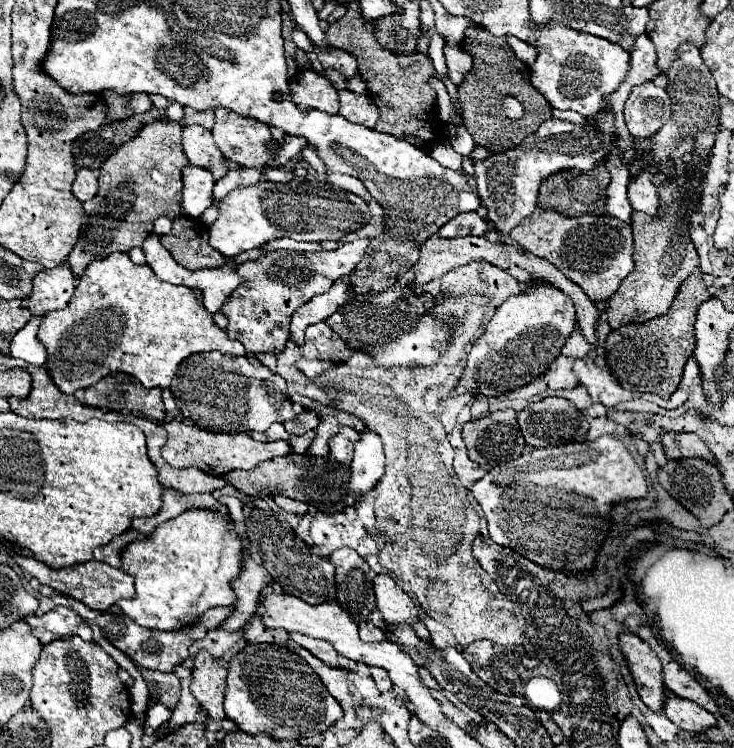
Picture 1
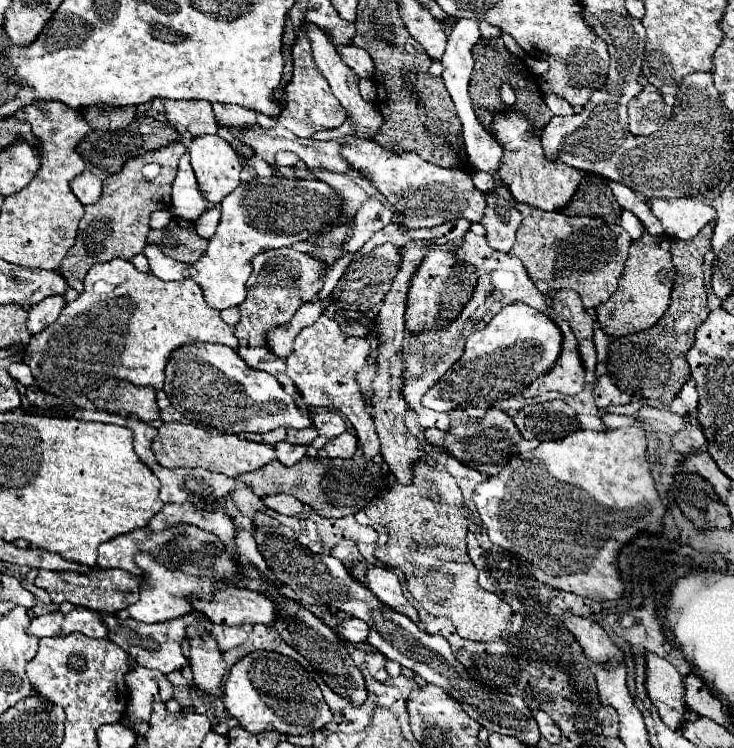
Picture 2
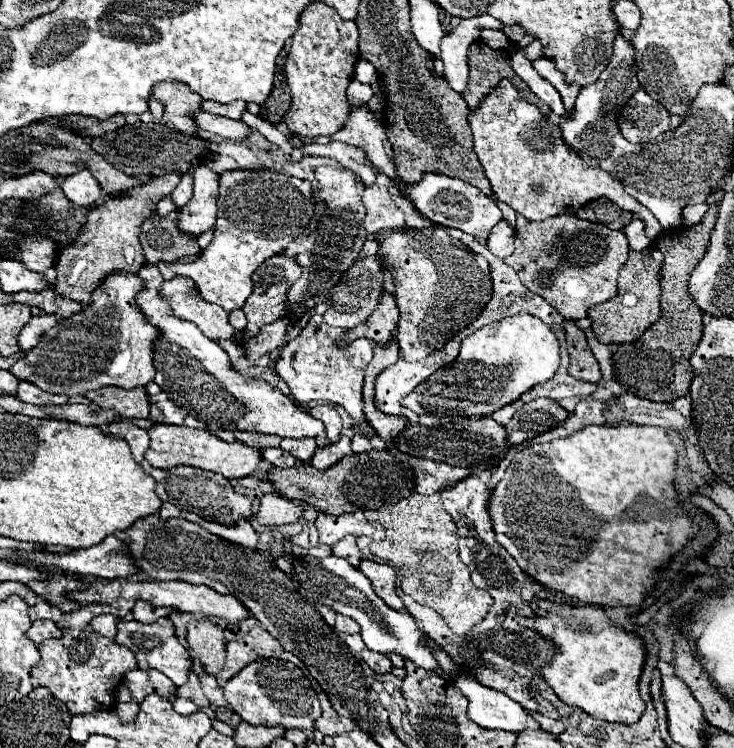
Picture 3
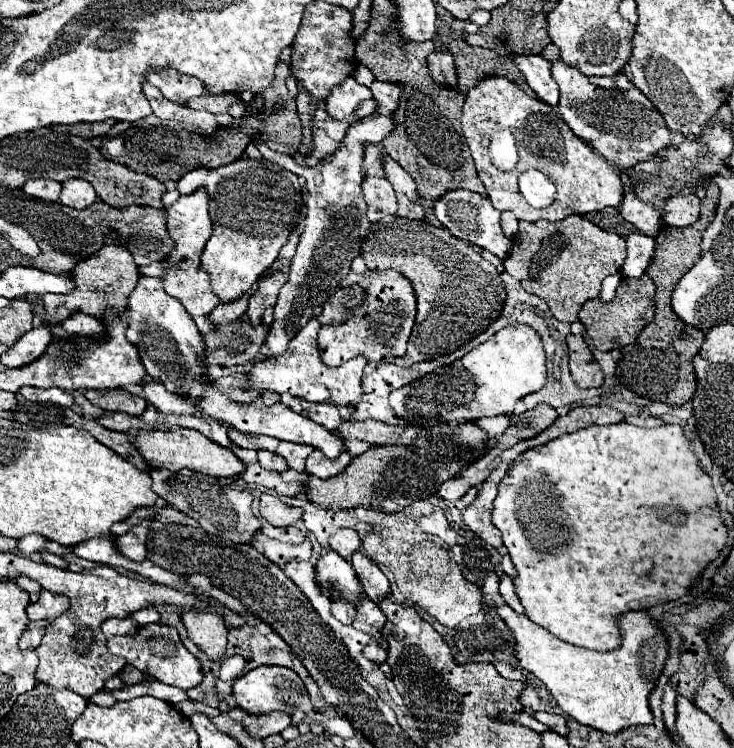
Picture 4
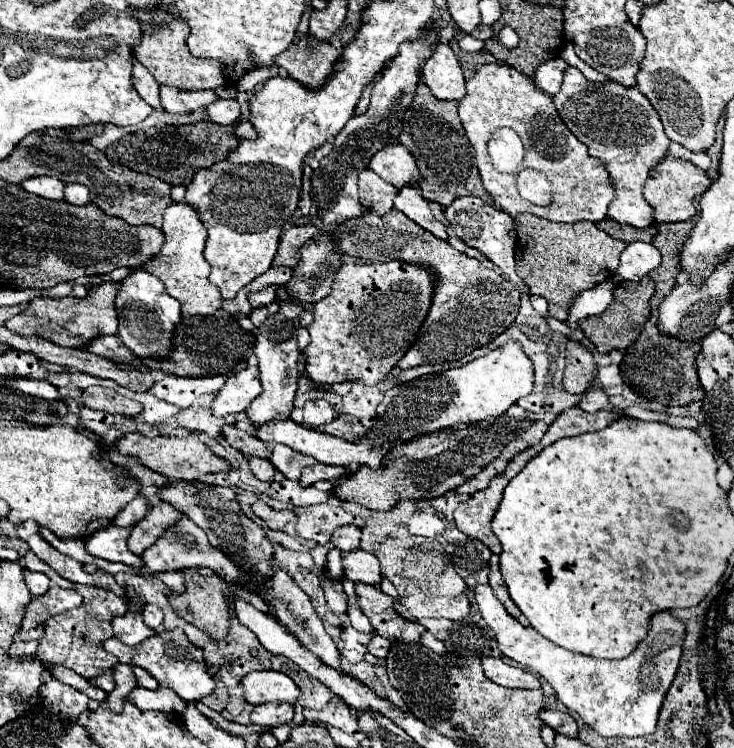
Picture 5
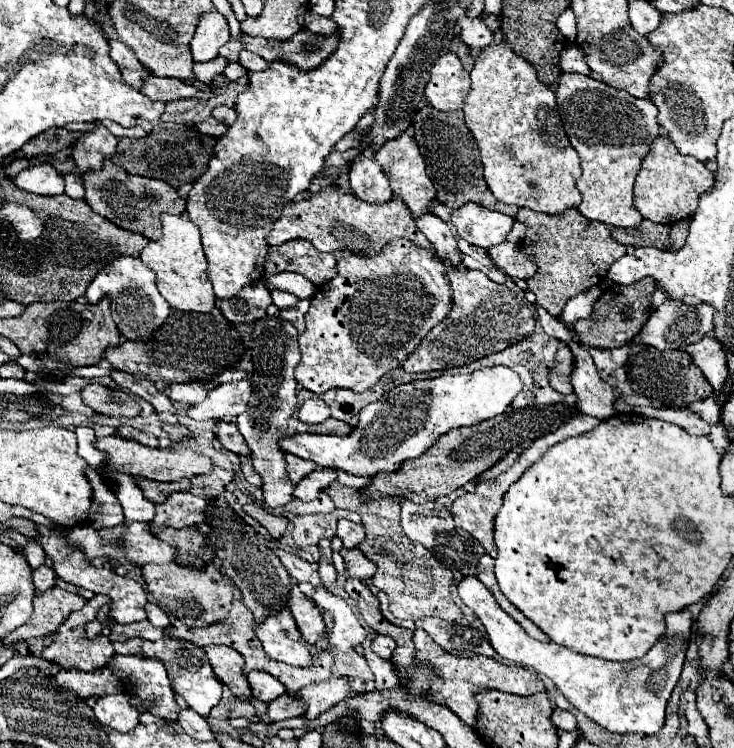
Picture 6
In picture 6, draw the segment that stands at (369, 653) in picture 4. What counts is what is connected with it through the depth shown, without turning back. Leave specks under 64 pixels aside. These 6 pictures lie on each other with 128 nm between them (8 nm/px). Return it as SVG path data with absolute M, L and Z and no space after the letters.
M378 634L376 636L376 640L372 640L372 650L380 656L380 658L384 658L384 660L390 660L390 656L392 656L392 652L394 652L394 640L390 638L390 636L382 636L382 634Z

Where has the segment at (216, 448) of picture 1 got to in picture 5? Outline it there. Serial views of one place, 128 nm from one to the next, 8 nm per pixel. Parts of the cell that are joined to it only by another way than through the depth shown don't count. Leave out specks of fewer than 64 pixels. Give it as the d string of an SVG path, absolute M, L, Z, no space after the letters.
M188 432L186 436L158 436L158 438L148 438L142 434L124 434L118 440L118 450L120 454L132 454L136 456L144 466L152 468L158 474L168 476L170 480L196 480L200 474L218 474L218 472L228 472L232 466L228 460L216 456L200 438L196 432Z

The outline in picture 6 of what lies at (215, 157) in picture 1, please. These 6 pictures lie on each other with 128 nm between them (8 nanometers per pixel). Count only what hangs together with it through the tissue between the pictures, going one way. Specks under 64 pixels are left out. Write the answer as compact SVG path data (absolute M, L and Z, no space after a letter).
M162 214L162 238L150 242L140 260L156 272L156 284L160 294L168 300L174 310L180 312L212 312L214 310L214 290L206 276L206 256L200 242L198 226L188 218L188 214Z

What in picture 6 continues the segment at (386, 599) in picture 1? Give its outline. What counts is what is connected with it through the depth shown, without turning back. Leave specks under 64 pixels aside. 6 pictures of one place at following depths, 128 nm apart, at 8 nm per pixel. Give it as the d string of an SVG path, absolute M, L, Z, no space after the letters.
M342 548L340 556L344 558L348 576L360 578L360 580L370 580L376 574L376 564L372 564L372 560L366 558L358 548L352 548L352 550Z

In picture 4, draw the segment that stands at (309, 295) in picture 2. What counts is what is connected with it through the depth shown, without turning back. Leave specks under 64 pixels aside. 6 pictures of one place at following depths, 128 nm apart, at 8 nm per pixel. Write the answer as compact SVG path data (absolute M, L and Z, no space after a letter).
M272 270L266 276L260 276L258 290L248 298L248 318L252 326L262 324L262 314L266 308L272 308L278 298L278 290L288 282L288 276L280 270Z

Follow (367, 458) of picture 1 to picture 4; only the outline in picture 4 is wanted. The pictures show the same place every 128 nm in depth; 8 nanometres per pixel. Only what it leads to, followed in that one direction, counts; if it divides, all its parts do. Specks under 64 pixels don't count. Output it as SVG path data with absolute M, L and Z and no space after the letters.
M312 318L288 344L288 350L276 358L268 358L262 362L256 362L254 368L250 370L250 386L254 388L264 388L264 390L272 390L278 394L292 394L298 398L304 398L308 402L332 402L332 404L340 404L340 406L354 406L360 402L362 396L362 388L360 388L360 380L362 380L362 370L366 366L366 358L354 356L352 360L348 360L342 366L330 368L324 364L322 356L320 356L320 348L318 348L318 330L320 330L320 322L316 318Z

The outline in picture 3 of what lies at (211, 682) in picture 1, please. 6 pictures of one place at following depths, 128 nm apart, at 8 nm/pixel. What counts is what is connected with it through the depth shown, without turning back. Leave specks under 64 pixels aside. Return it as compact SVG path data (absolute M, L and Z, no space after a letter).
M194 620L188 624L186 636L192 654L202 662L208 676L216 676L226 662L226 644L222 628L210 620Z

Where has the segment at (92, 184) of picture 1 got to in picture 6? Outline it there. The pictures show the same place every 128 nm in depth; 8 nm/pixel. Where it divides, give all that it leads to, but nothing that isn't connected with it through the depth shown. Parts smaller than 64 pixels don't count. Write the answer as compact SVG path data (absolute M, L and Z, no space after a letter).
M78 172L76 174L66 174L64 180L66 180L66 194L70 198L78 198L78 200L84 198L84 186L82 186L82 180L80 180Z

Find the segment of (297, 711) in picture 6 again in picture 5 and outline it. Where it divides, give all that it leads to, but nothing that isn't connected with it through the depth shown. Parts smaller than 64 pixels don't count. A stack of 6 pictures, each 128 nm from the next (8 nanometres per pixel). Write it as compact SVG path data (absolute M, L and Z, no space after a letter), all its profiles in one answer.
M260 704L252 710L250 720L262 728L276 728L282 724L290 724L294 716L292 704Z

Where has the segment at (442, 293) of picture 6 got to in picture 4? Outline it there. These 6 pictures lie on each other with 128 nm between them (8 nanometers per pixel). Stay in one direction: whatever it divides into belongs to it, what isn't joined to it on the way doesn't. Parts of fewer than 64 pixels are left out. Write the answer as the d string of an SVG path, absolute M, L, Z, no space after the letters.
M396 270L366 274L350 272L340 284L342 286L360 284L366 292L366 304L356 308L346 322L320 328L318 340L324 362L328 366L340 366L358 354L364 354L368 362L386 362L390 358L402 356L406 352L406 342L416 316L416 298L412 292L412 284L408 284L408 280Z

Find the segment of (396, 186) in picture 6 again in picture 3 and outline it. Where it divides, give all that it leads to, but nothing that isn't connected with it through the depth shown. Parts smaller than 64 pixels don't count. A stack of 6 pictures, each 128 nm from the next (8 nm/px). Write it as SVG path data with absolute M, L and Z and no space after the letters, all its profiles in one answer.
M286 134L286 138L288 138L292 148L298 148L302 152L302 156L328 156L328 158L334 158L342 168L348 168L356 176L360 176L366 186L372 186L376 182L376 172L374 172L372 164L368 162L366 154L356 146L350 146L346 142L334 142L334 140L326 142L326 144L316 144L316 142L306 144L296 134Z

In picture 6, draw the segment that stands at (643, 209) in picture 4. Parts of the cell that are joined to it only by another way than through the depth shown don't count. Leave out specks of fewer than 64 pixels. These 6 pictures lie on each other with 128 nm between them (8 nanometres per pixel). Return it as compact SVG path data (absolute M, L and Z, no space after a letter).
M562 74L556 90L558 112L570 144L580 154L582 176L576 186L582 192L578 212L588 220L598 220L618 228L632 228L642 222L634 208L634 180L642 168L644 156L660 136L656 120L658 108L648 98L634 98L592 76Z

